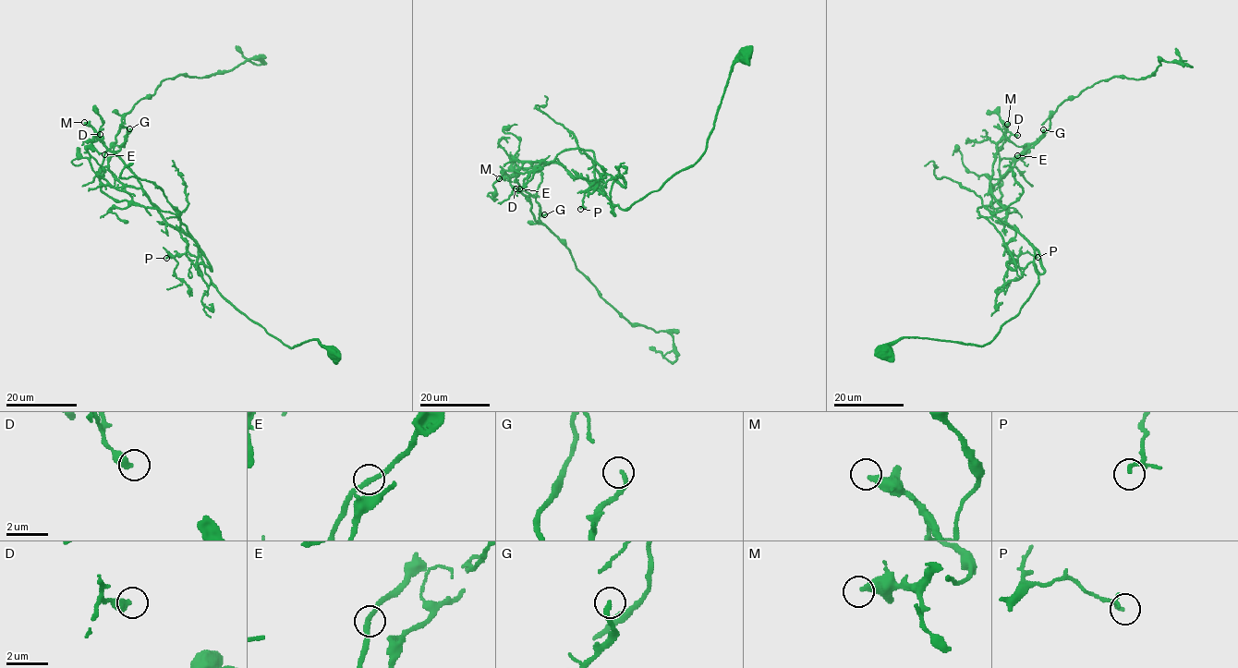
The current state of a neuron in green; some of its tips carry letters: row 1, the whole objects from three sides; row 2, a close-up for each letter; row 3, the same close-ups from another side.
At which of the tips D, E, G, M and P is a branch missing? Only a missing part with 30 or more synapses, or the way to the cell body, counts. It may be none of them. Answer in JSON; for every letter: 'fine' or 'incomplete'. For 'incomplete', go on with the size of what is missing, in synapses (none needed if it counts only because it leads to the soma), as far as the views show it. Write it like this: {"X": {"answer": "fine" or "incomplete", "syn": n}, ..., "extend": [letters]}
{"D": {"answer": "fine"}, "E": {"answer": "fine"}, "G": {"answer": "incomplete", "syn": 40}, "M": {"answer": "incomplete", "syn": 45}, "P": {"answer": "fine"}, "extend": ["G", "M"]}

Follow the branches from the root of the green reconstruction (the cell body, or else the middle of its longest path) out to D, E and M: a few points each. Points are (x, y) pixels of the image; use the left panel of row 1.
D: (332, 352), (317, 339), (288, 347), (236, 309), (205, 273), (197, 244), (166, 222), (94, 130), (100, 134)
E: (332, 352), (317, 339), (288, 347), (236, 309), (205, 273), (197, 244), (140, 188), (99, 178), (104, 154)
M: (332, 352), (317, 339), (288, 347), (236, 309), (205, 273), (197, 244), (166, 222), (138, 176), (84, 122)

